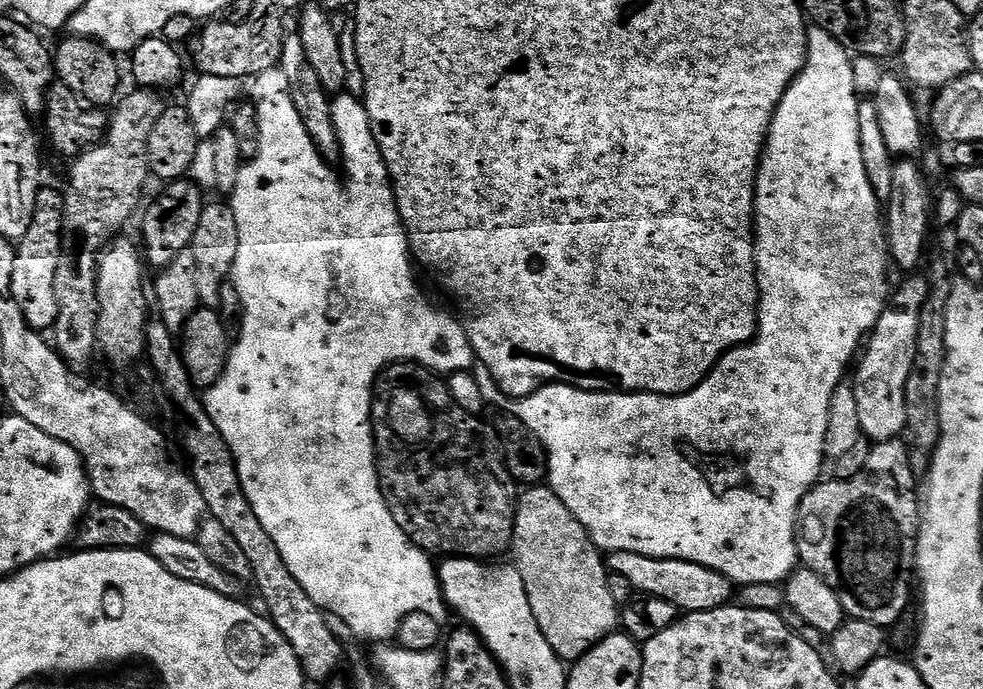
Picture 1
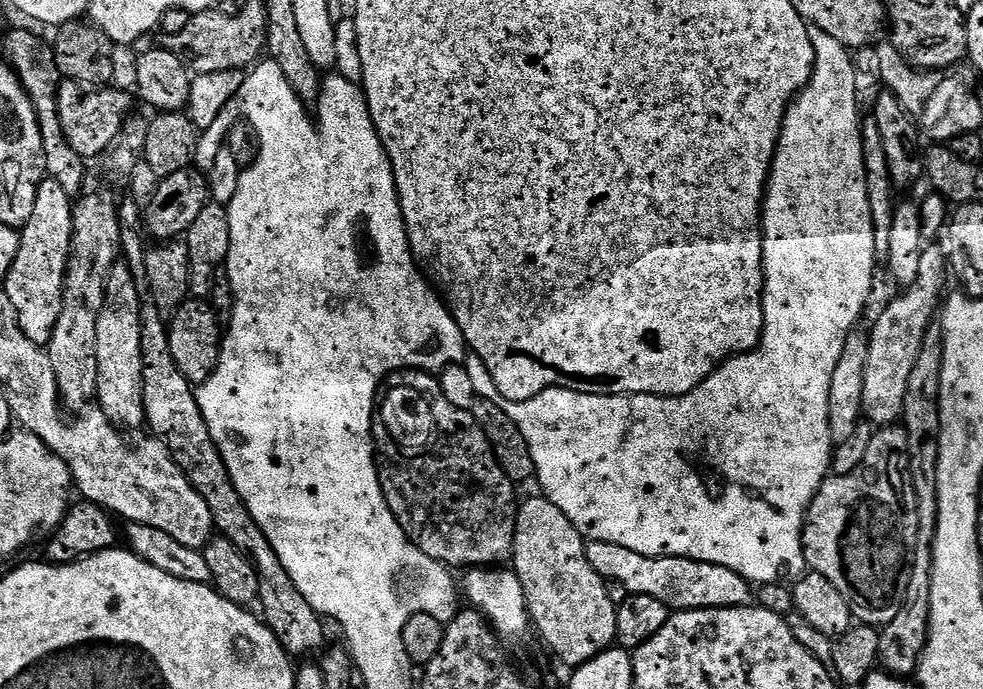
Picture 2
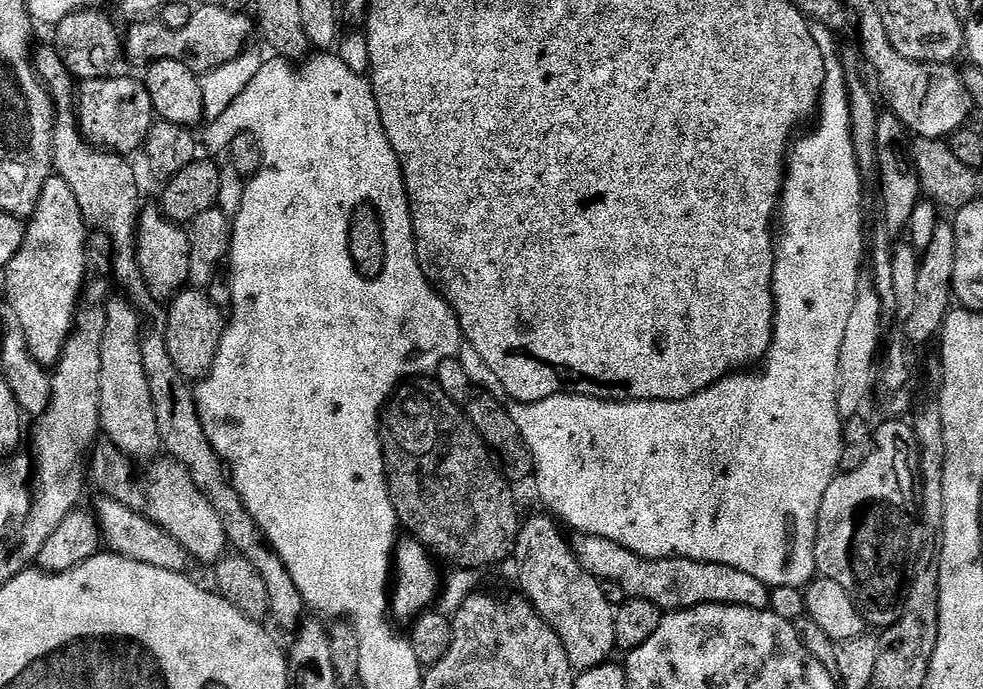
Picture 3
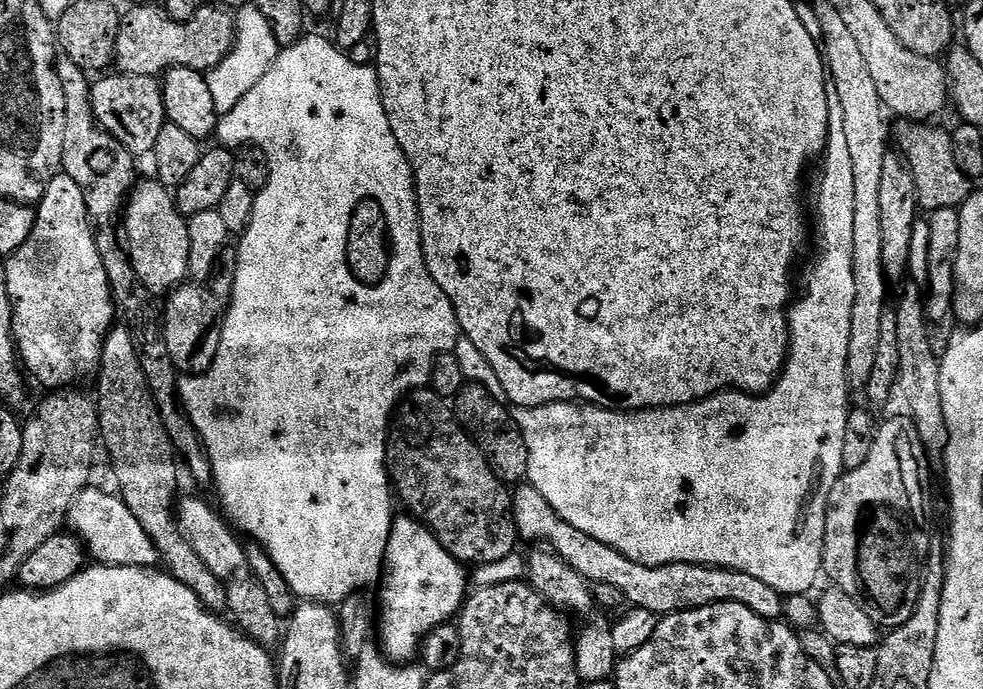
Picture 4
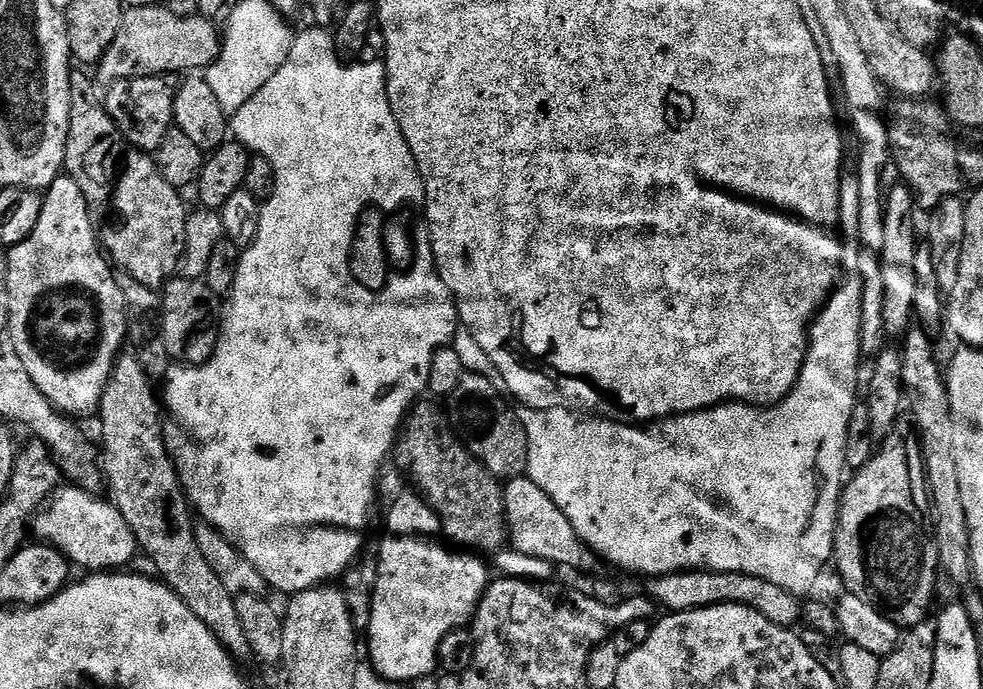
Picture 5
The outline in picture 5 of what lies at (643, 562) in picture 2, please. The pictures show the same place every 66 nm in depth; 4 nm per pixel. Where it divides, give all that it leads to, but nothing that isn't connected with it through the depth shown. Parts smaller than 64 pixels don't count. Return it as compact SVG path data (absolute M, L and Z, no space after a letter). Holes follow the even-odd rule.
M526 474L513 476L503 485L504 491L504 517L508 523L508 540L515 551L530 554L530 558L542 558L554 566L560 564L564 568L573 568L576 572L592 574L598 565L598 560L589 552L580 540L580 536L558 510L558 506ZM671 572L668 576L654 576L647 581L647 595L657 605L660 604L669 613L689 612L692 608L709 608L715 604L741 604L750 610L758 610L762 618L770 618L783 628L792 628L795 620L802 616L802 606L796 602L797 597L791 592L774 586L774 582L766 582L763 578L754 578L750 574L737 572Z

